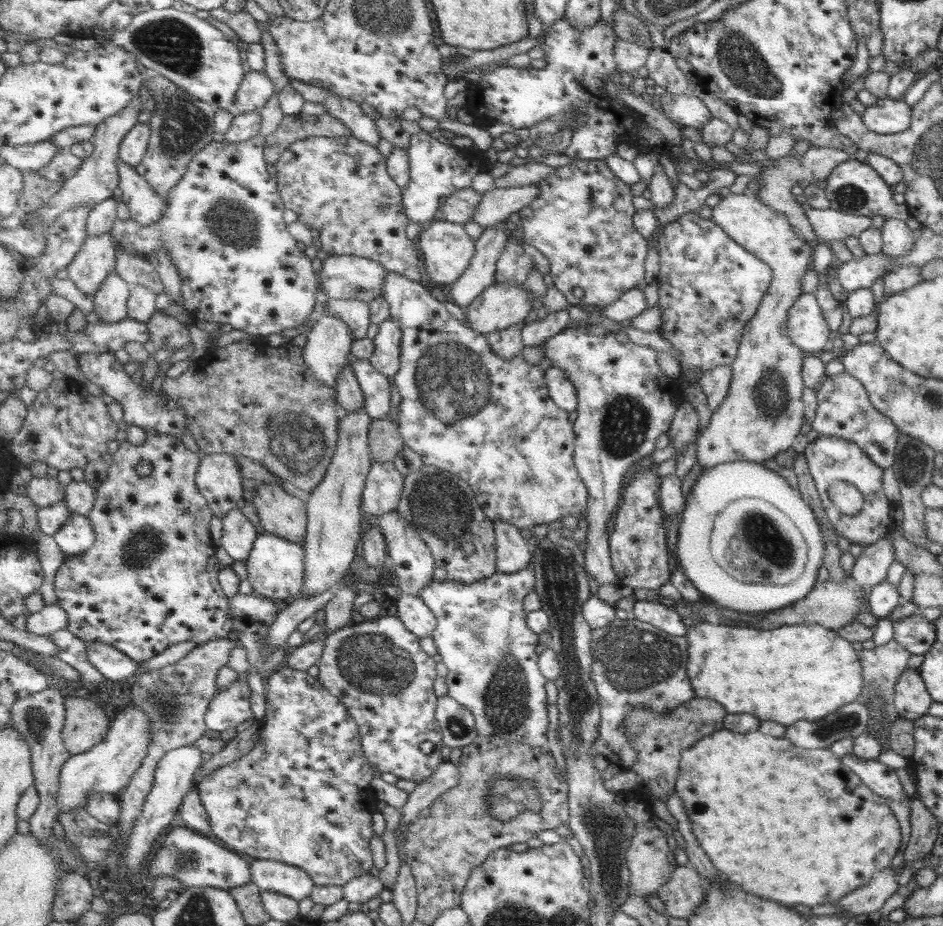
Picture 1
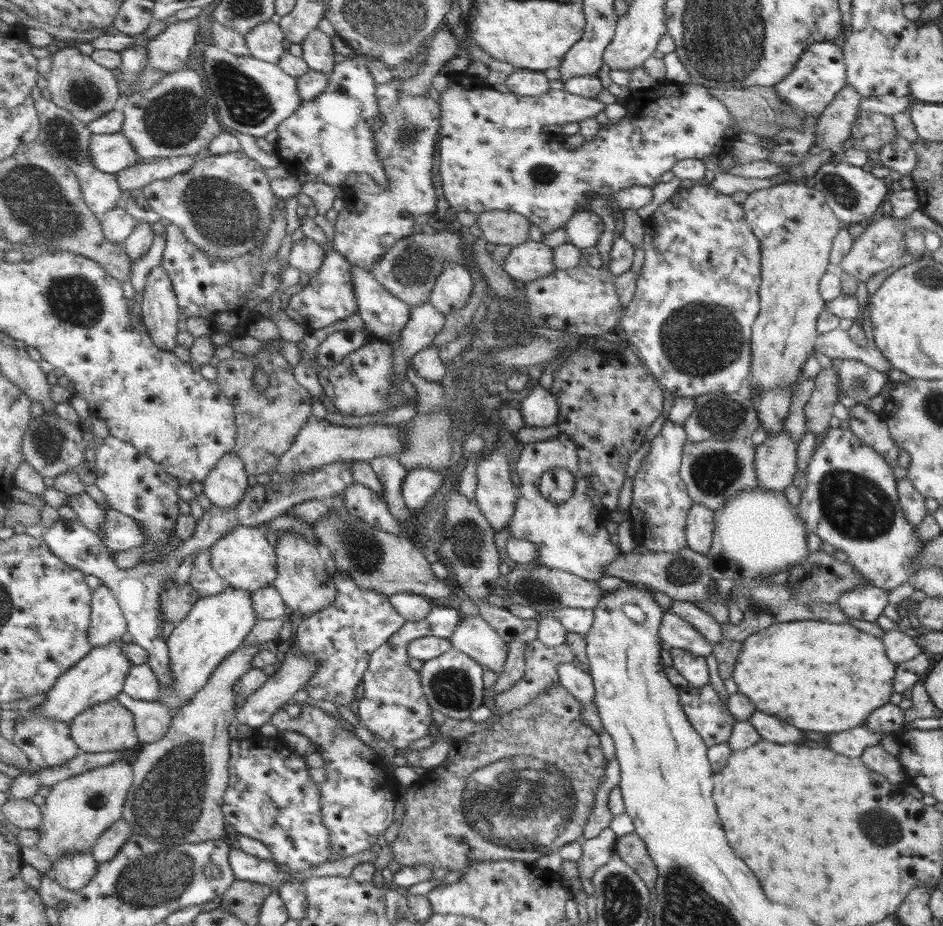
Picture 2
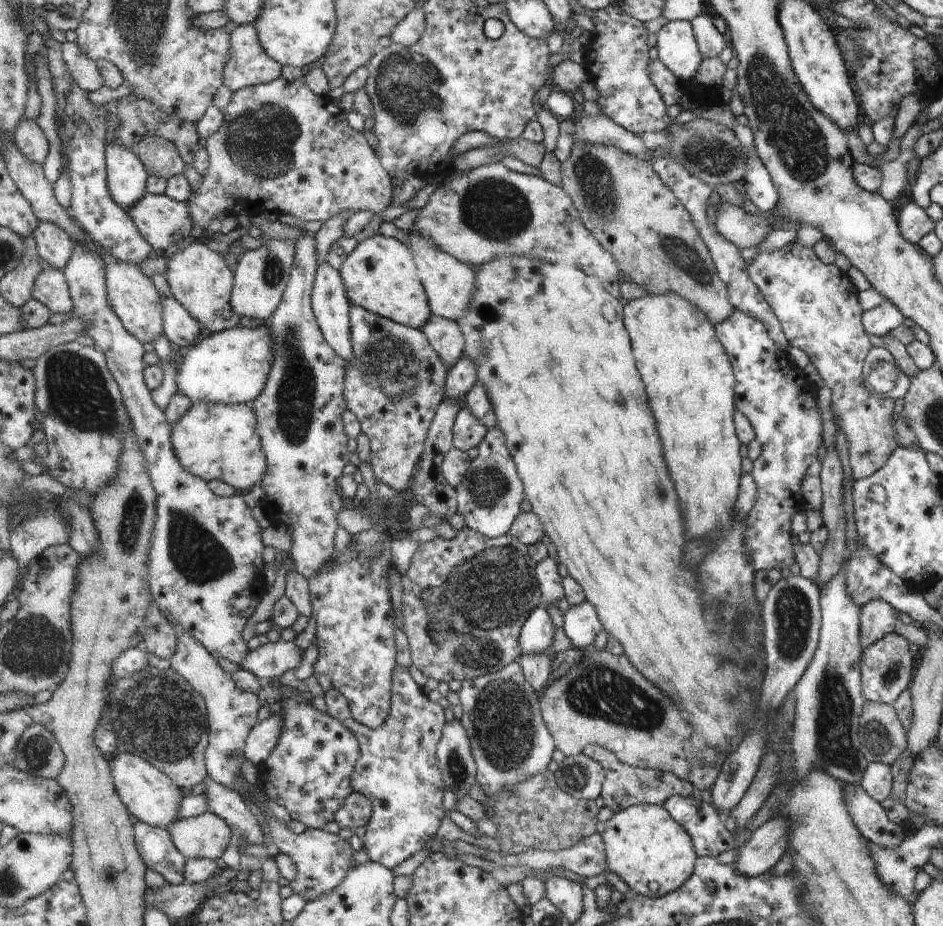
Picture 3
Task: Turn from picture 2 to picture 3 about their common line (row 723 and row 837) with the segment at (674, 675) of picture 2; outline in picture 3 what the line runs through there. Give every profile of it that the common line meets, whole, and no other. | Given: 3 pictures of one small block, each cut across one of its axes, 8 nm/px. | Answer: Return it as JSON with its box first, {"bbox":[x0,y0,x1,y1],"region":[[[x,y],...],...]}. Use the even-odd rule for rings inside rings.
{"bbox":[663,796,735,858],"region":[[[694,796],[669,798],[663,807],[675,818],[687,834],[691,834],[691,842],[698,857],[713,856],[716,858],[726,850],[735,848],[733,833],[723,827],[713,807]]]}

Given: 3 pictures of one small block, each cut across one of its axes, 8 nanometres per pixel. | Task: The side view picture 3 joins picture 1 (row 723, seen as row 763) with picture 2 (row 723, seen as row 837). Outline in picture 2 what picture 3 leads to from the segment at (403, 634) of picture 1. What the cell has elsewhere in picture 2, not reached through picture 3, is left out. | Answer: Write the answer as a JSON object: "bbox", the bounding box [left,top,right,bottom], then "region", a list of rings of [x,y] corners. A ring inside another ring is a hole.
{"bbox":[358,604,463,751],"region":[[[436,604],[425,619],[405,621],[403,627],[369,657],[369,667],[363,677],[364,693],[358,702],[358,716],[371,733],[397,750],[407,751],[411,743],[429,737],[431,726],[435,724],[433,708],[427,701],[421,675],[409,666],[409,646],[418,638],[436,636],[450,639],[459,628],[461,619],[463,613],[457,608]]]}

